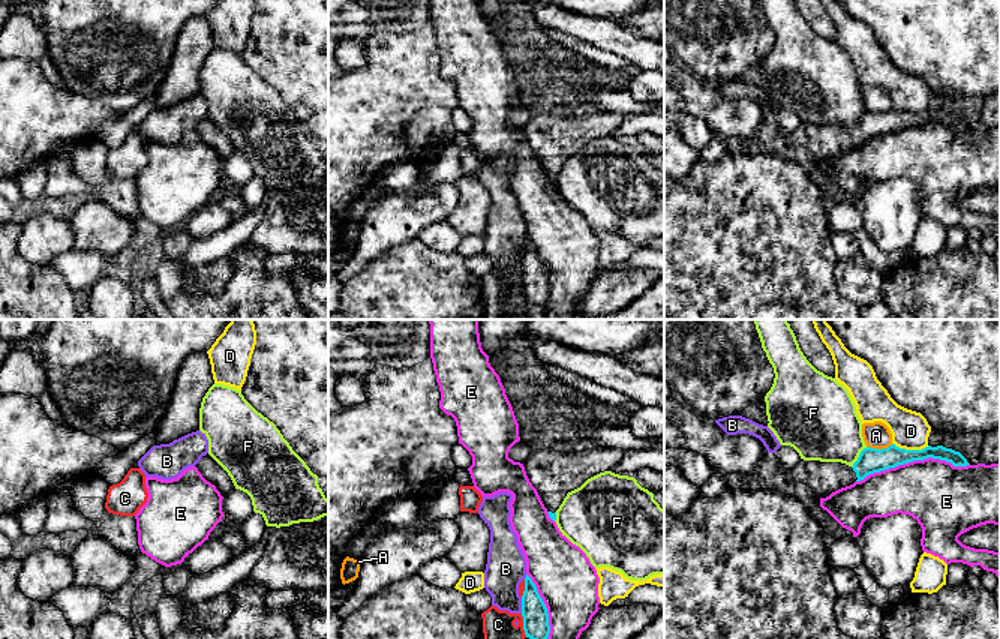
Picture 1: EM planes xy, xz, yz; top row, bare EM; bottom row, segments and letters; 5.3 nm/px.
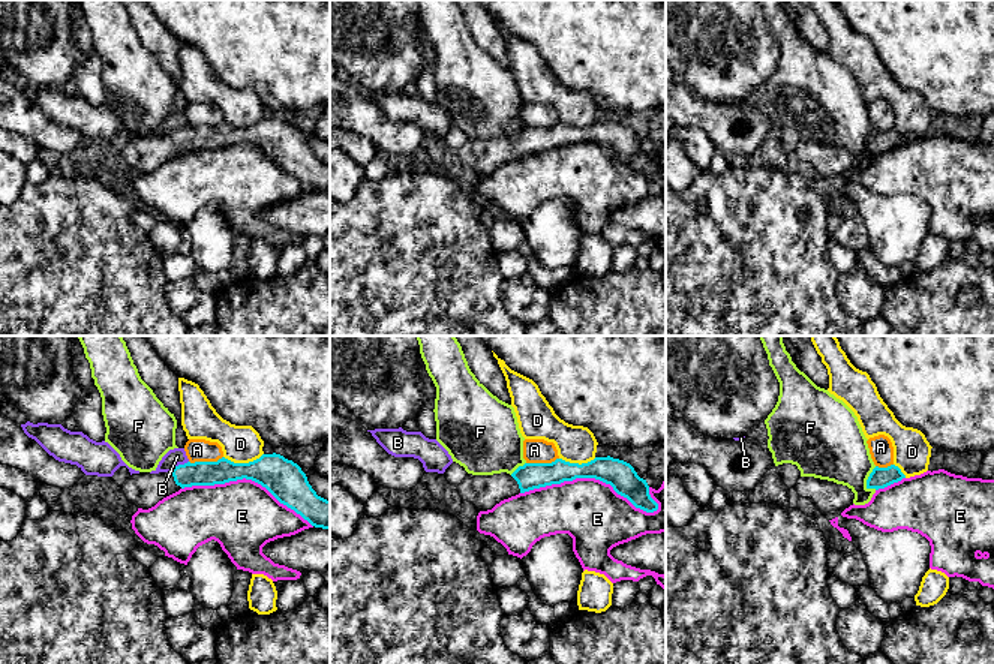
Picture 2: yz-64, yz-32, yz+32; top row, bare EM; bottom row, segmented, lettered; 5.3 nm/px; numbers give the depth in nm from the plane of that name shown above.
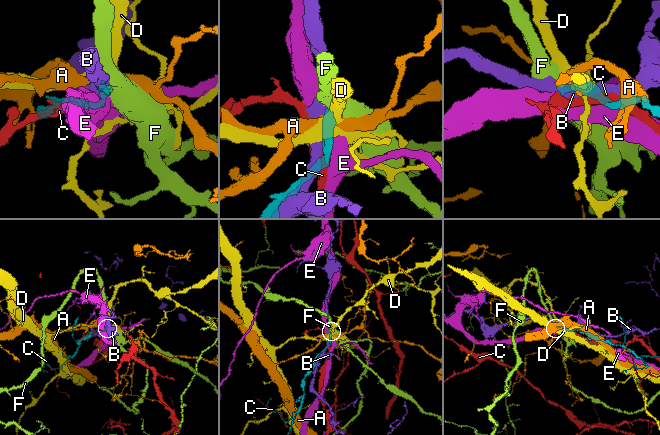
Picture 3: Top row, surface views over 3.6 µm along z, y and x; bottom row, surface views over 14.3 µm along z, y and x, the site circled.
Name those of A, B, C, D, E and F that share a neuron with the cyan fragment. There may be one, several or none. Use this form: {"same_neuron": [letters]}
{"same_neuron": []}

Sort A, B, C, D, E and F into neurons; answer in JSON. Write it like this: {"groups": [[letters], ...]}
{"groups": [["A"], ["B"], ["C"], ["D"], ["E"], ["F"]]}

